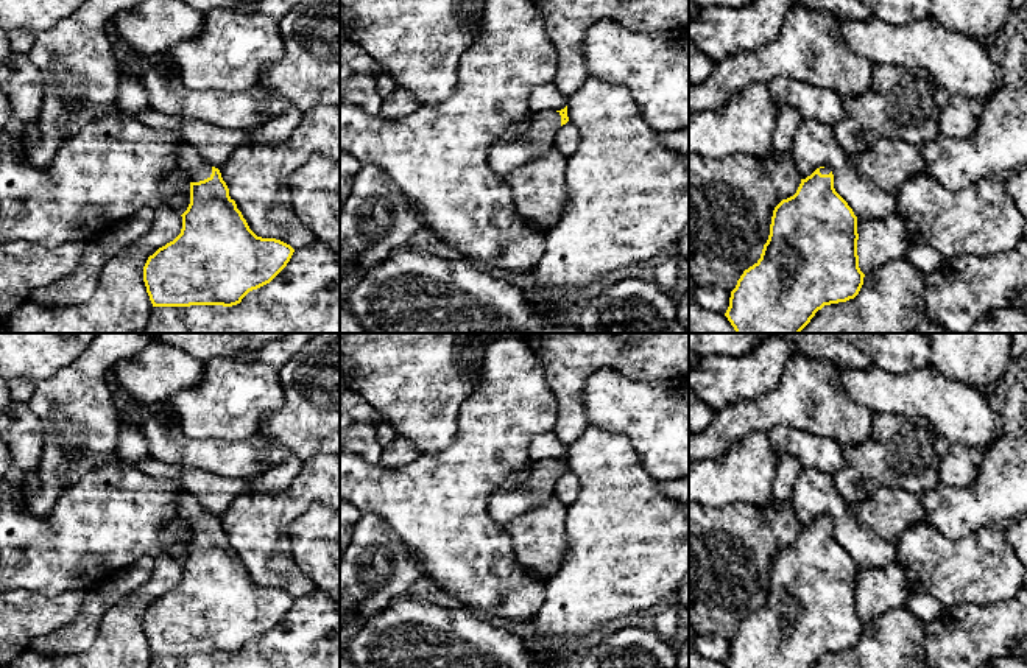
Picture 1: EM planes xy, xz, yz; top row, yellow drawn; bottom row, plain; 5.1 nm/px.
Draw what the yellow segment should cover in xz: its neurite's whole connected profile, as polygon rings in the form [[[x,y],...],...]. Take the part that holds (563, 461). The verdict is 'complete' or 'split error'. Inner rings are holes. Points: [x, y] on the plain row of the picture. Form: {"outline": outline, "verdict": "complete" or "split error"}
{"outline": [[[567,455],[561,459],[539,459],[528,466],[528,481],[506,495],[496,489],[488,501],[488,512],[496,523],[505,528],[517,515],[553,497],[555,483],[569,470]]], "verdict": "split error"}

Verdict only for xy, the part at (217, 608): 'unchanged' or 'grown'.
grown

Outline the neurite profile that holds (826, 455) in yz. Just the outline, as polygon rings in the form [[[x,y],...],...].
[[[789,427],[773,428],[768,439],[776,459],[792,456],[806,469],[817,469],[828,475],[840,472],[845,464],[843,448],[834,439],[806,434]]]

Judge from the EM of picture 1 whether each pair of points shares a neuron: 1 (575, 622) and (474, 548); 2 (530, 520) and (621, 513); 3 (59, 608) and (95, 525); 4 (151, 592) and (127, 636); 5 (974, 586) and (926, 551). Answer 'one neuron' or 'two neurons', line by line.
1: two neurons
2: two neurons
3: two neurons
4: one neuron
5: one neuron

